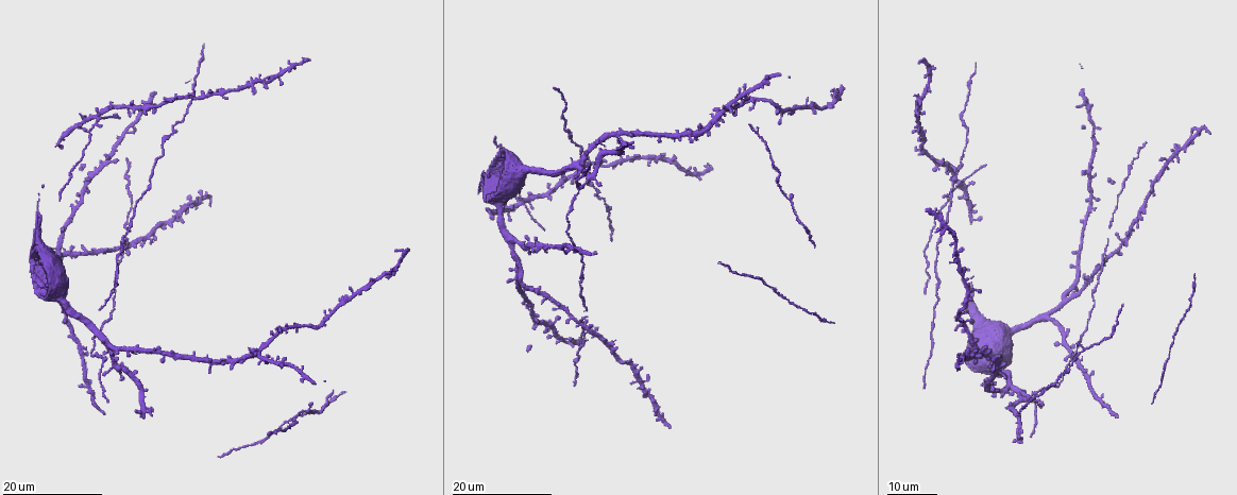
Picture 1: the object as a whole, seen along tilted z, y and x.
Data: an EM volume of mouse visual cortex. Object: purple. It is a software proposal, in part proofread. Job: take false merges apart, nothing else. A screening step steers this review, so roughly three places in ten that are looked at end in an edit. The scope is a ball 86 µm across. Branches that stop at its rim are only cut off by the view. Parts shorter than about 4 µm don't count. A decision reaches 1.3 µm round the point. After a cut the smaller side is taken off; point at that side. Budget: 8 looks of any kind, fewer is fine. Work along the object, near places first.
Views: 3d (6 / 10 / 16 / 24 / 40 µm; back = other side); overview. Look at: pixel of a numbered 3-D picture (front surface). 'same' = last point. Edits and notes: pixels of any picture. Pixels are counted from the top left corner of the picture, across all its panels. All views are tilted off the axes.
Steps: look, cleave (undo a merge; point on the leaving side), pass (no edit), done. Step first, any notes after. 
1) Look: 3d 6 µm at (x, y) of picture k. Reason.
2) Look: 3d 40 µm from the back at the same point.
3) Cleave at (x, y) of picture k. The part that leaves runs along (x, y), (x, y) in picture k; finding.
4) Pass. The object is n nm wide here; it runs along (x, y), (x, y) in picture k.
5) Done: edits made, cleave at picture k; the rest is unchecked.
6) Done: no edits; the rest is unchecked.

Look: 3d 24 µm at (955, 180) of picture 1.

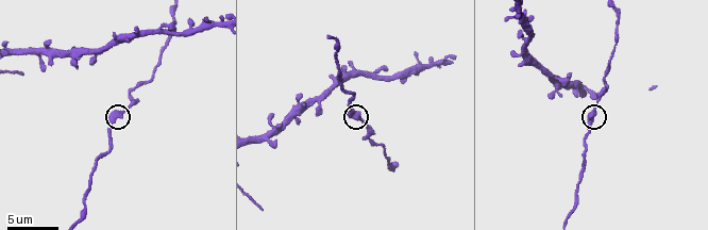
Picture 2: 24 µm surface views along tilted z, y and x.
Look: 3d 6 µm at (588, 120) of picture 2. Closer look.

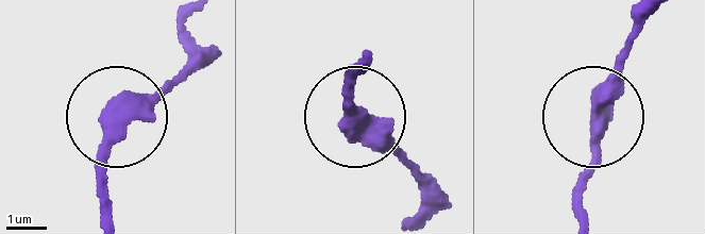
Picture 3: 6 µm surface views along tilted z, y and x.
Pass. One neuron here.

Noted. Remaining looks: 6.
Look: 3d 6 µm at (95, 51) of picture 2.

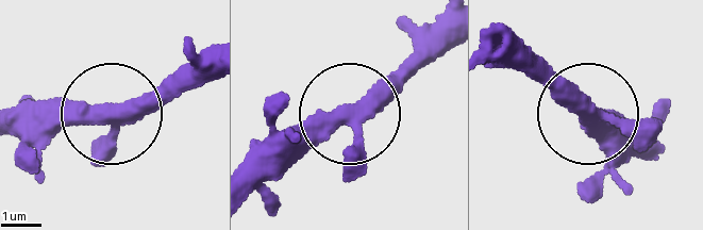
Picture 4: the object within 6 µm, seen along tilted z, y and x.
Look: 3d 6 µm from the back at (591, 110) of picture 4. From behind.

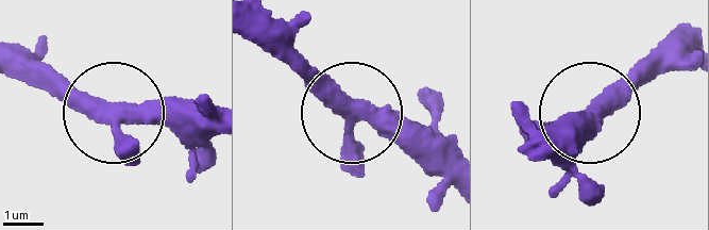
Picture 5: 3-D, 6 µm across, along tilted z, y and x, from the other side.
Pass. The side arm is 38 µm long; it runs along (451, 189), (282, 56) in picture 5; continuous, no second neuron.

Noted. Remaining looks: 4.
Look: 3d 24 µm at (100, 370) of picture 1. Two arms in line, one across.

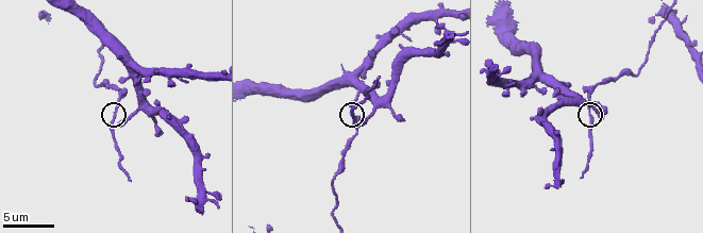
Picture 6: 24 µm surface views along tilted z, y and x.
Look: 3d 10 µm at (589, 117) of picture 6.

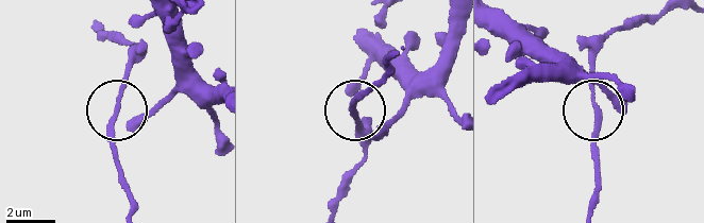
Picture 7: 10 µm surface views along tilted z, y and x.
Pass. 3 arms meet here; it runs along (155, 9), (173, 88), (143, 112), (116, 112), (115, 166) in picture 7; one neuron here.

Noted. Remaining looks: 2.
Look: 3d 16 µm at (730, 108) of picture 1. Four or more arms meet.

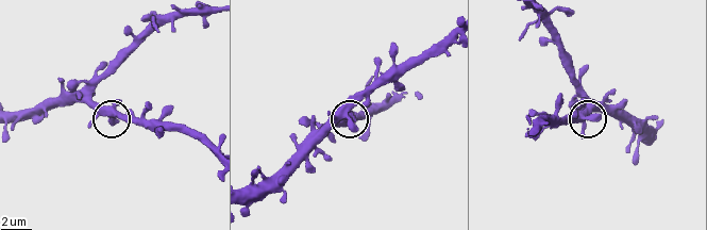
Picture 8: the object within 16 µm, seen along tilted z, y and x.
Look: 3d 10 µm at (344, 114) of picture 8. Closer look.

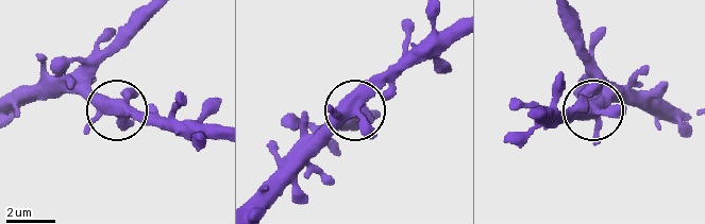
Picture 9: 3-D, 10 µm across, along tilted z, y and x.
Pass. It runs along (256, 196), (298, 165), (404, 58) in picture 9; all the same neuron.

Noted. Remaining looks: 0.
Done: no edits; the rest is unchecked.

